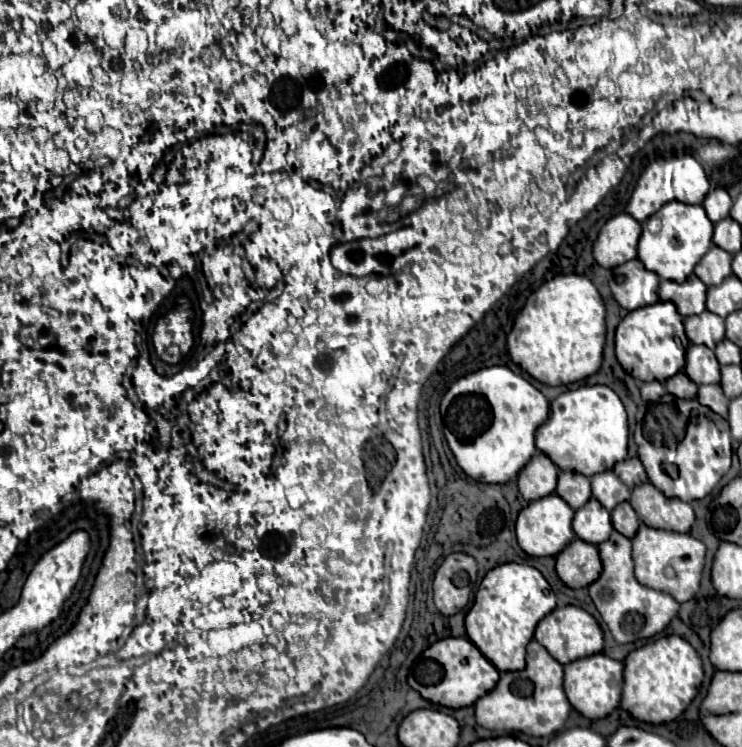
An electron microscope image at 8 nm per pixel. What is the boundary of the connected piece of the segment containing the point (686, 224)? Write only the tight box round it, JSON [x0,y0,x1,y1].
[638,200,714,280]

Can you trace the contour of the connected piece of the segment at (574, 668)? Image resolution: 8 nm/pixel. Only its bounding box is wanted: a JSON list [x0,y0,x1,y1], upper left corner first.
[564,654,622,720]

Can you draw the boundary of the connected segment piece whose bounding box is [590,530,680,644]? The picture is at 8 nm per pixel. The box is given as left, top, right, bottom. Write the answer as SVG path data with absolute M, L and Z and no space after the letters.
M614 530L604 544L598 544L598 550L604 570L600 578L590 584L590 598L596 604L602 620L608 624L614 640L618 644L628 644L652 638L654 634L662 632L670 624L670 620L678 614L680 604L666 592L638 584L638 580L634 578L634 566L630 554L632 542Z

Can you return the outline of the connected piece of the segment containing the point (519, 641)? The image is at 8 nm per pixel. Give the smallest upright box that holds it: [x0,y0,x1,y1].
[466,562,556,672]

